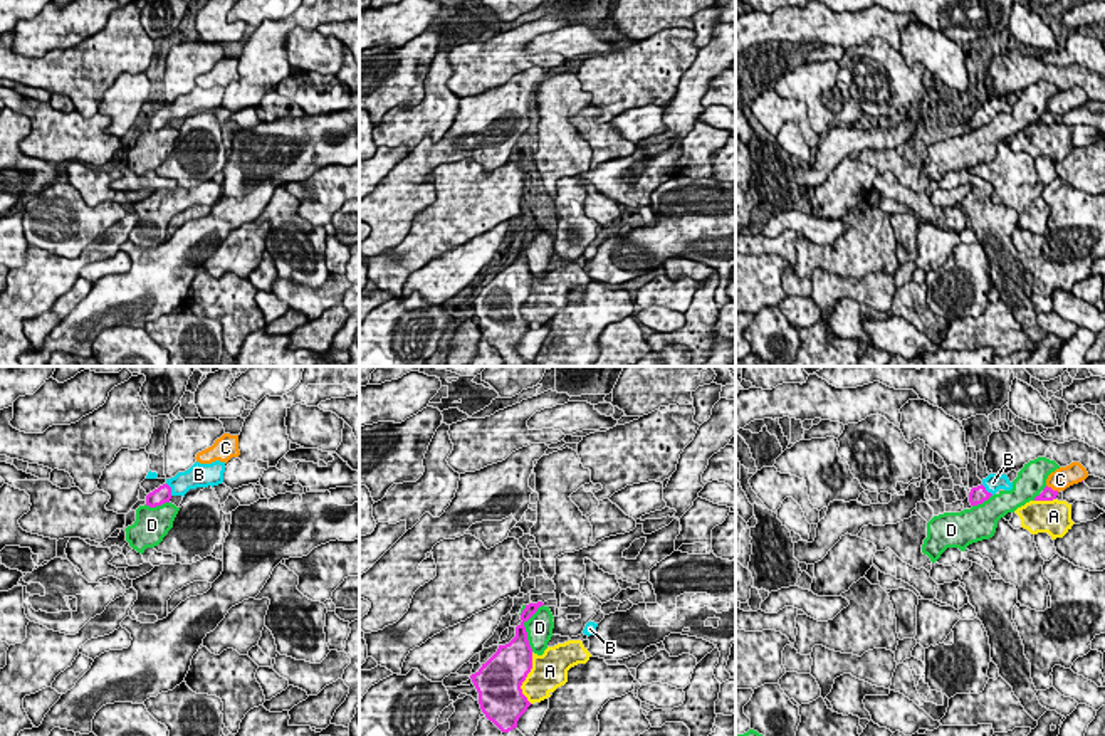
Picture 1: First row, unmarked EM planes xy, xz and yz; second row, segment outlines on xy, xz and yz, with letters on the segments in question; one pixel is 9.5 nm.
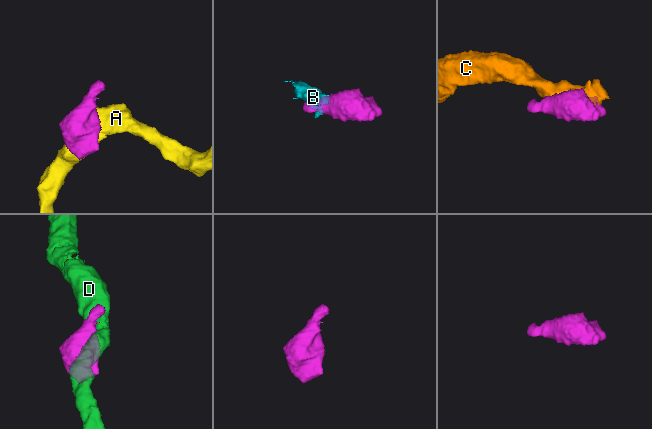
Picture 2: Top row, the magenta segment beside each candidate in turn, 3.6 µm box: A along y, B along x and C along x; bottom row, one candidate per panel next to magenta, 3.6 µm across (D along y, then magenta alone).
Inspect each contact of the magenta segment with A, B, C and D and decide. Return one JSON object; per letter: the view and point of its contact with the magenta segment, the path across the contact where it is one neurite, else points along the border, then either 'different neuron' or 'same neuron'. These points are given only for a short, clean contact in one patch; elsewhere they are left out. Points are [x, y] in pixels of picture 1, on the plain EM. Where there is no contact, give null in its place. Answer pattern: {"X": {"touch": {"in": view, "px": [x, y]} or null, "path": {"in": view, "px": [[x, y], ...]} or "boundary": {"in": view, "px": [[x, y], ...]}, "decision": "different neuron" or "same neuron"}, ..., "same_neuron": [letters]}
{"A": {"touch": {"in": "xz", "px": [526, 299]}, "decision": "different neuron"}, "B": {"touch": {"in": "yz", "px": [986, 115]}, "decision": "same neuron"}, "C": {"touch": {"in": "yz", "px": [1052, 113]}, "decision": "different neuron"}, "D": {"touch": {"in": "xz", "px": [524, 251]}, "decision": "different neuron"}, "same_neuron": ["B"]}

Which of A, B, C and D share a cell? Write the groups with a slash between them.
A / B / C / D

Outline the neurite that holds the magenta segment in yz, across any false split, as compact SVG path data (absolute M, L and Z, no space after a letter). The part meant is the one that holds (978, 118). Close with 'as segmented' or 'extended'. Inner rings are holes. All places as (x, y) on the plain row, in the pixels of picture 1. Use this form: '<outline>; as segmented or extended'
M989 97L986 103L982 103L982 108L977 111L972 111L969 116L969 126L971 129L982 128L991 119L994 119L999 113L1011 114L1013 106L1008 103L1006 97Z; extended

